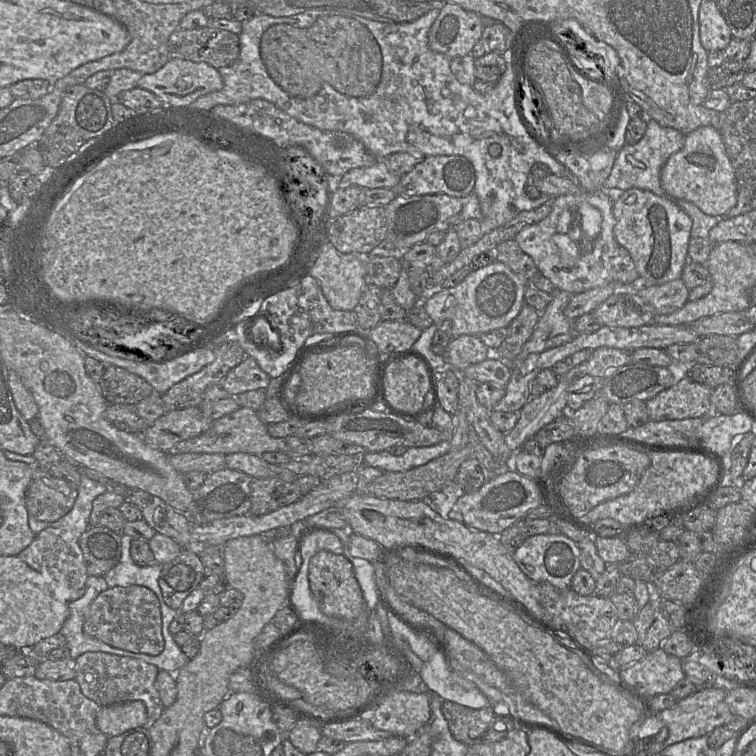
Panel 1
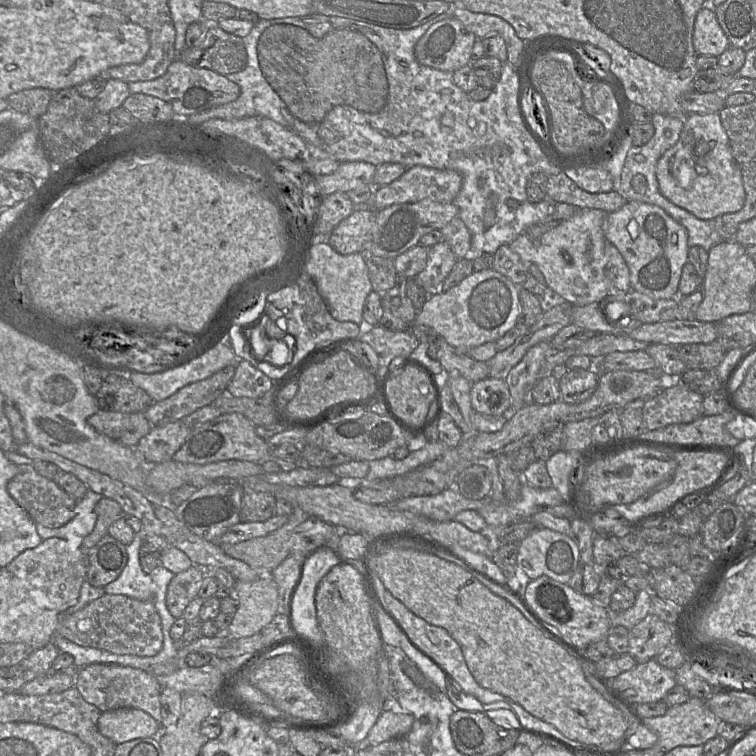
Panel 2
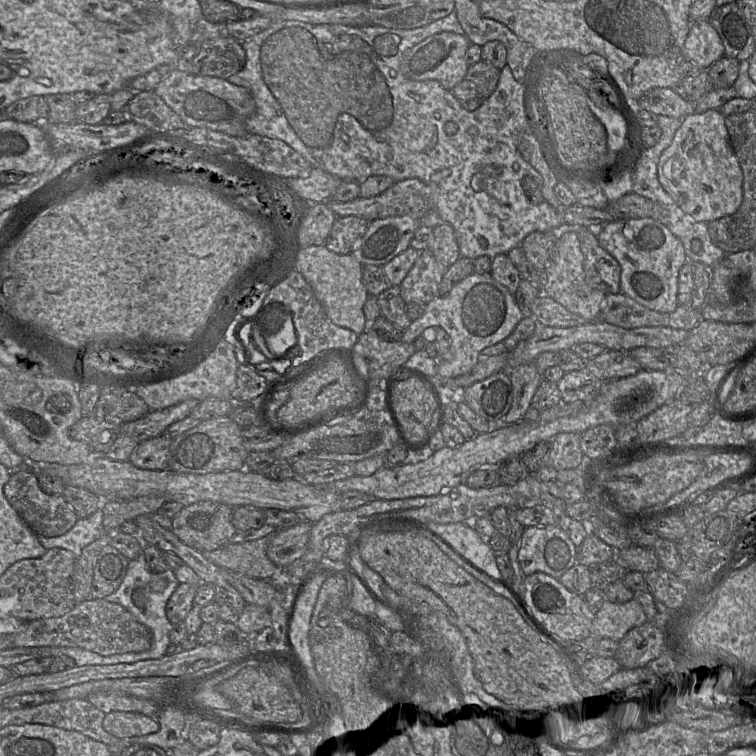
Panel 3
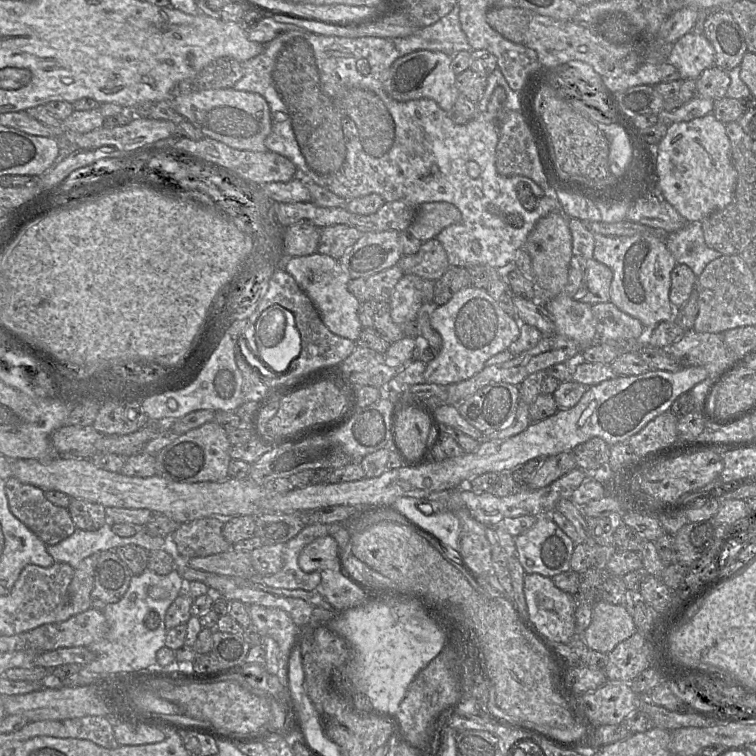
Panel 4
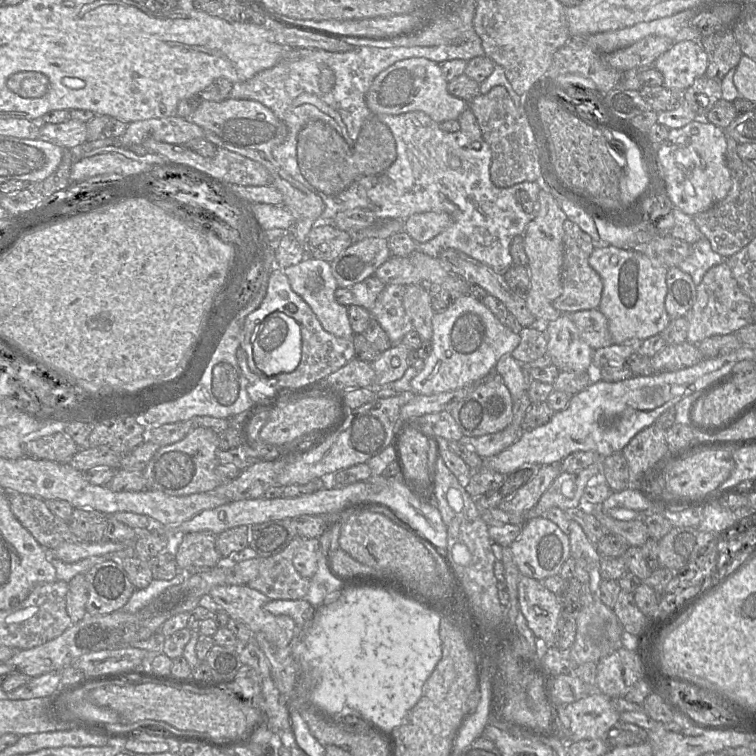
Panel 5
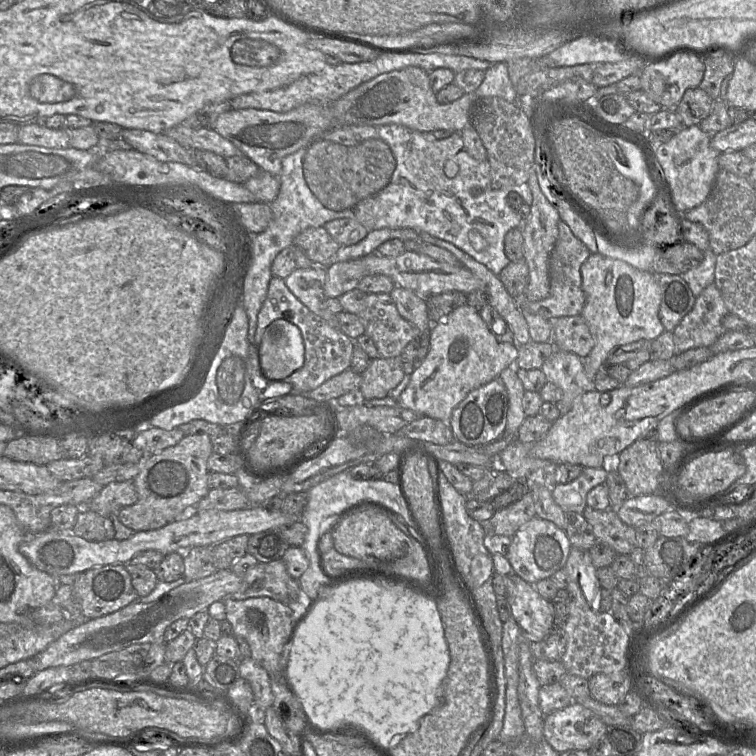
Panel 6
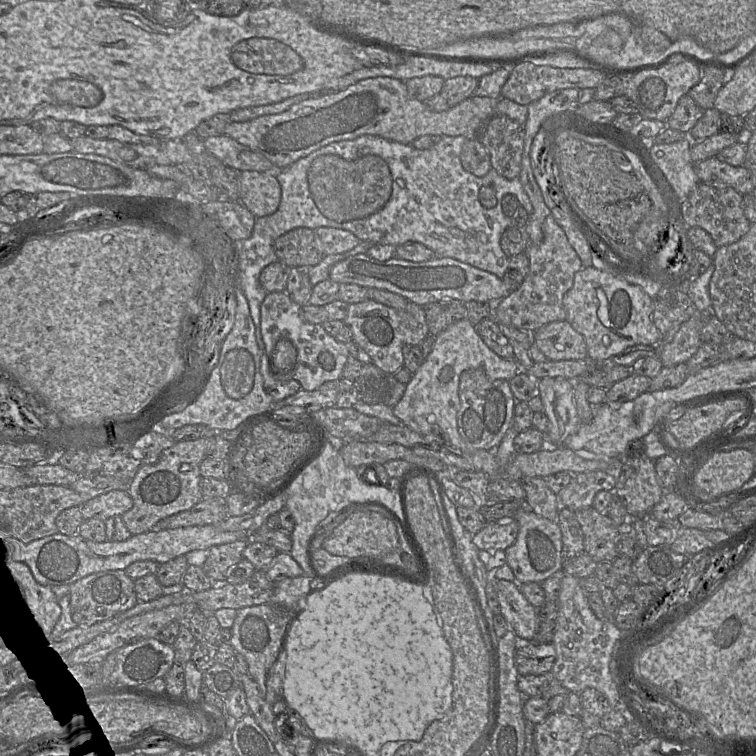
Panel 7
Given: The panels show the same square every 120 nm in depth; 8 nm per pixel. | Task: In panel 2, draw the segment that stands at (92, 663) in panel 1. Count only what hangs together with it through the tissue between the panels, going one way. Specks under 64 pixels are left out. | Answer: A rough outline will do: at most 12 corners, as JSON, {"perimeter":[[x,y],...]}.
{"perimeter":[[115,663],[76,669],[74,687],[101,712],[135,708],[161,722],[161,686]]}

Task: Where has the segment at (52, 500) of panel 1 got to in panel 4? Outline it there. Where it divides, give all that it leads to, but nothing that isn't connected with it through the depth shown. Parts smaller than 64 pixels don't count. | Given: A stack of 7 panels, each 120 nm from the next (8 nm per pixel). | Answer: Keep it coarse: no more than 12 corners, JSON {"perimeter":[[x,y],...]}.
{"perimeter":[[14,476],[11,513],[46,545],[76,529],[67,508]]}

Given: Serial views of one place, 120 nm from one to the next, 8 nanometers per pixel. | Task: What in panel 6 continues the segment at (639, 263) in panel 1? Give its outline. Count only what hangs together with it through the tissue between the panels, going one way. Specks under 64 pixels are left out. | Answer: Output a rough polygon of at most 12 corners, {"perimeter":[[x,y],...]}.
{"perimeter":[[597,253],[583,263],[591,390],[612,350],[653,341],[658,275]]}

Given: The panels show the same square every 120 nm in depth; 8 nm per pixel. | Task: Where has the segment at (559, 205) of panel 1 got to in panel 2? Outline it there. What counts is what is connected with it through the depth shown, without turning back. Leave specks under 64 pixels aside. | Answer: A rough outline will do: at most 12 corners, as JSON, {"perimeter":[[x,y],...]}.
{"perimeter":[[600,209],[509,246],[573,306],[604,301]]}

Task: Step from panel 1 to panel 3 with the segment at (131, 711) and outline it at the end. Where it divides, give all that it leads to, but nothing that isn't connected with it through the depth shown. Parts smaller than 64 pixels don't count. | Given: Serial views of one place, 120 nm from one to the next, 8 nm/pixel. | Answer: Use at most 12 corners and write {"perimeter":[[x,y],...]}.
{"perimeter":[[140,713],[105,715],[118,739],[158,733],[158,721]]}

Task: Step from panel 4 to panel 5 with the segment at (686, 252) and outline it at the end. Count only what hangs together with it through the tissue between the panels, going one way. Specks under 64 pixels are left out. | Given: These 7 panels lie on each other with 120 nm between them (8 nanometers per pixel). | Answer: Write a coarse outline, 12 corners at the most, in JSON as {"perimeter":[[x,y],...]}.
{"perimeter":[[705,236],[691,245],[691,255],[678,268],[697,286],[724,258]]}

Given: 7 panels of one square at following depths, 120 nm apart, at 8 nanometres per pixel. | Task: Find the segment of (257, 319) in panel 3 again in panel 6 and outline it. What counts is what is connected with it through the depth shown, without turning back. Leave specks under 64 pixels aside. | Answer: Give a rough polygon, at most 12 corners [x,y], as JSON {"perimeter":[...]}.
{"perimeter":[[270,323],[261,338],[260,368],[284,380],[304,364],[299,328]]}

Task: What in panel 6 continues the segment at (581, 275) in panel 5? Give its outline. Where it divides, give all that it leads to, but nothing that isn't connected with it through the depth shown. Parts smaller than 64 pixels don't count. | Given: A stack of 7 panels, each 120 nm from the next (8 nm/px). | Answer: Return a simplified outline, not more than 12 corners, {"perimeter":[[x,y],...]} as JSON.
{"perimeter":[[560,221],[546,298],[517,300],[548,320],[581,315],[581,267],[591,255]]}

